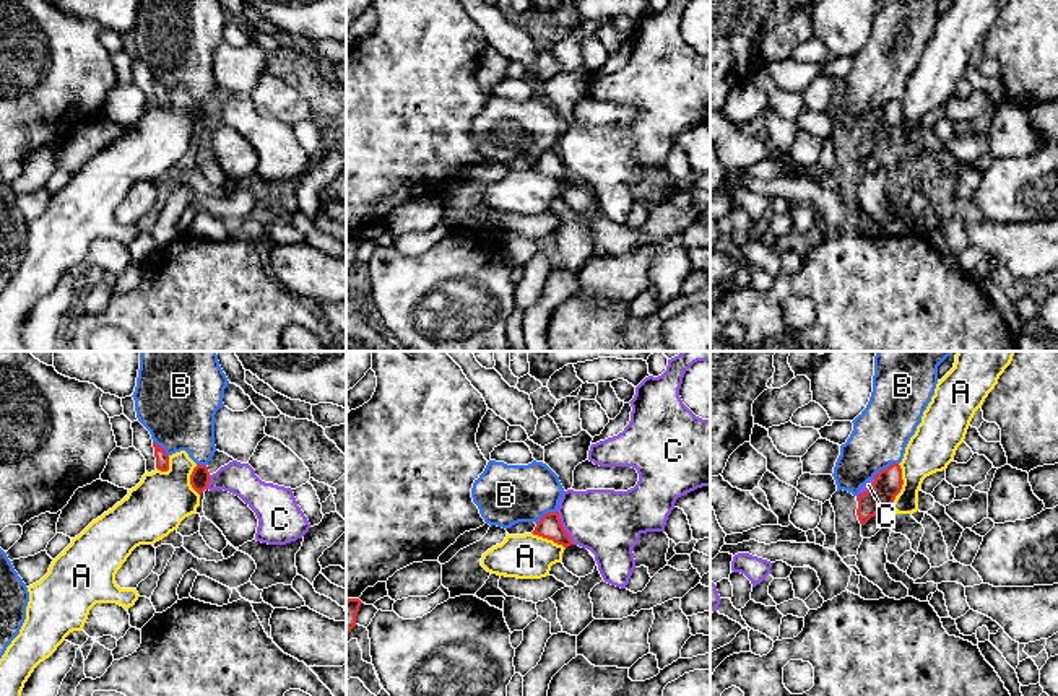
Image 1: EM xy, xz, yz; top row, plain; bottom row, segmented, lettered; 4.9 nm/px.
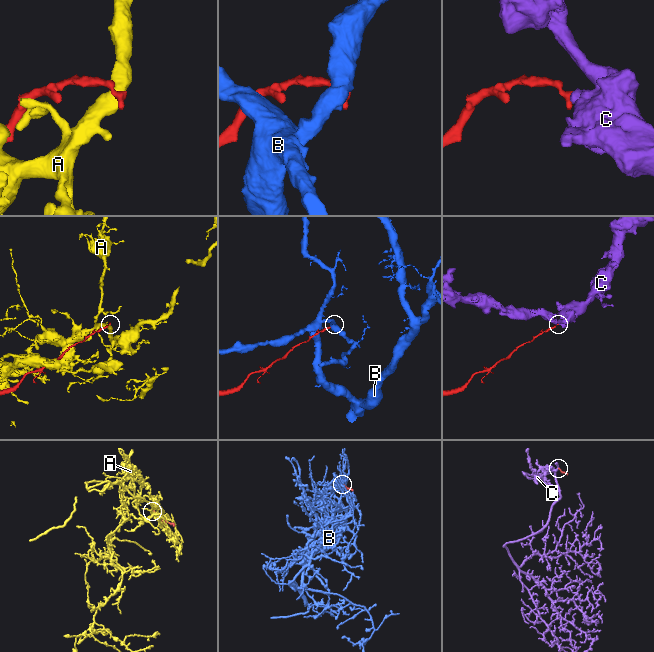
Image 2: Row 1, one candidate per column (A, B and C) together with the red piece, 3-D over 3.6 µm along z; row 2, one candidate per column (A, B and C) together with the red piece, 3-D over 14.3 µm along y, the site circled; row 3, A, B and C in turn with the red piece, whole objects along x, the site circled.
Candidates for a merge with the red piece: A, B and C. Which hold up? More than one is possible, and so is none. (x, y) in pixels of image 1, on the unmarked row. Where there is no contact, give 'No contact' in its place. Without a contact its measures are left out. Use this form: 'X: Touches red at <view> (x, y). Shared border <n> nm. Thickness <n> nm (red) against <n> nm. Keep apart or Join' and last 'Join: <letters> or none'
A: Touches red at yz (902, 119). Shared border 220 nm. Thickness 140 nm (red) against 220 nm. Keep apart
B: Touches red at yz (884, 104). Shared border 150 nm. Thickness 140 nm (red) against 280 nm. Keep apart
C: Touches red at xz (563, 163). Shared border 190 nm. Thickness 120 nm (red) against 320 nm. Keep apart
Join: none

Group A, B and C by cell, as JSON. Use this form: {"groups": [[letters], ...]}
{"groups": [["A"], ["B"], ["C"]]}

